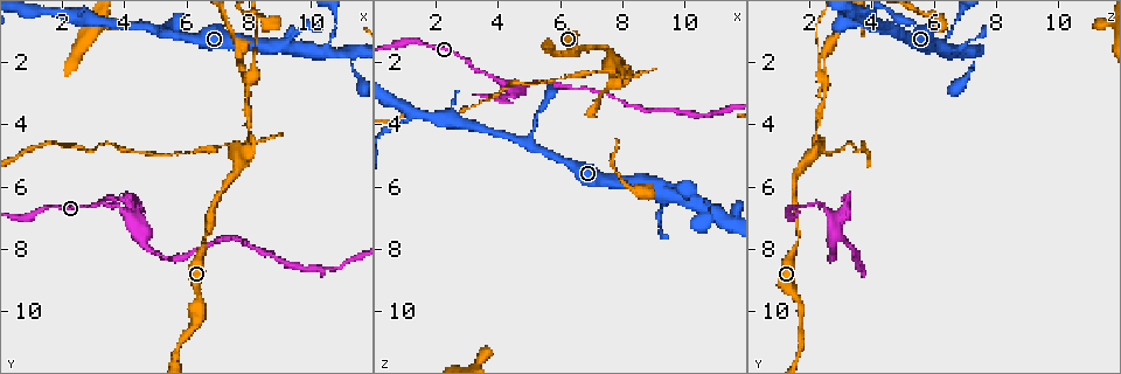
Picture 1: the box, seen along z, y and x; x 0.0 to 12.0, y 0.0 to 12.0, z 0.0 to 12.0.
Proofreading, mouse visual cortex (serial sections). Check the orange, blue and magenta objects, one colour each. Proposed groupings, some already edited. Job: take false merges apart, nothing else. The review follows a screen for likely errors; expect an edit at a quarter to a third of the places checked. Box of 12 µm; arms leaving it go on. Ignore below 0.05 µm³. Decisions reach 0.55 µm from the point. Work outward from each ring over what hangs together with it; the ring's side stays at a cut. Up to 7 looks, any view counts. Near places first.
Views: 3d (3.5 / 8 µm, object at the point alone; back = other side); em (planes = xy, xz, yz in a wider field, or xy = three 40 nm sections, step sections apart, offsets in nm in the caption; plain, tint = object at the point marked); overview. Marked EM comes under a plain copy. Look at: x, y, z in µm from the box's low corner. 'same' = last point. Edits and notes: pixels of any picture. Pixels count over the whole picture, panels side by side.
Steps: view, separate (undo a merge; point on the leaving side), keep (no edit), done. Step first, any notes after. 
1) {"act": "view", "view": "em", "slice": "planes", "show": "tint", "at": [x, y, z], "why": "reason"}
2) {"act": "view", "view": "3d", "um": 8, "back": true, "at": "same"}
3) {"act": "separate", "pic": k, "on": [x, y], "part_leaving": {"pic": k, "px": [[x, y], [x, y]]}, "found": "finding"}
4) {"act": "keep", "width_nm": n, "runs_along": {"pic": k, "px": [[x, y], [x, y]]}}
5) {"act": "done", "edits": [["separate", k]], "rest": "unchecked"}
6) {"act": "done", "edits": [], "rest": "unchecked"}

{"act": "view", "view": "3d", "um": 3.5, "at": [4.3, 7.1, 2.7], "why": "sudden change in width"}

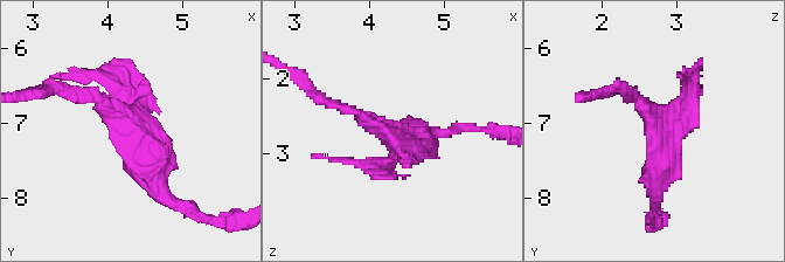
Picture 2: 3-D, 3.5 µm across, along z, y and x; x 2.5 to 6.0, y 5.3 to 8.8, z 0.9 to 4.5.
{"act": "view", "view": "em", "slice": "planes", "show": "tint", "at": [4.35, 7.20, 2.75], "why": "need the tissue"}

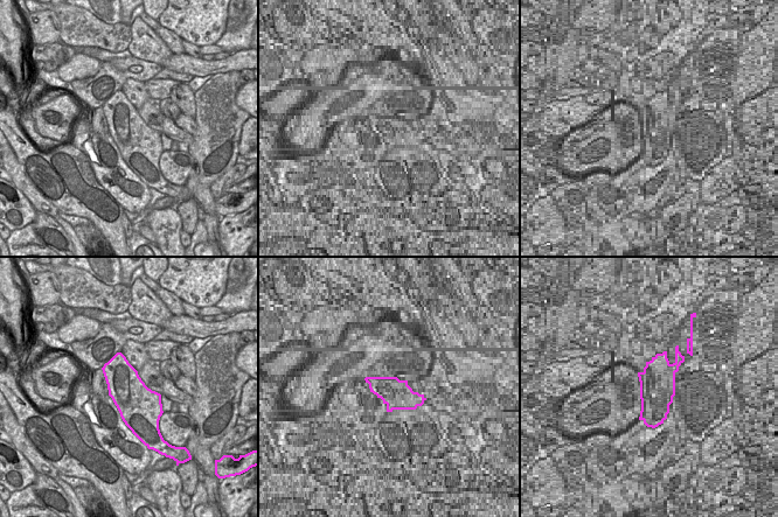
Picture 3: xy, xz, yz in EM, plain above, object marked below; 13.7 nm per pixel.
{"act": "separate", "pic": 2, "on": [694, 71], "part_leaving": {"pic": 2, "px": [[681, 118], [681, 78]]}, "found": "a second cell is stuck on"}

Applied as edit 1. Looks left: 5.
{"act": "view", "view": "overview"}

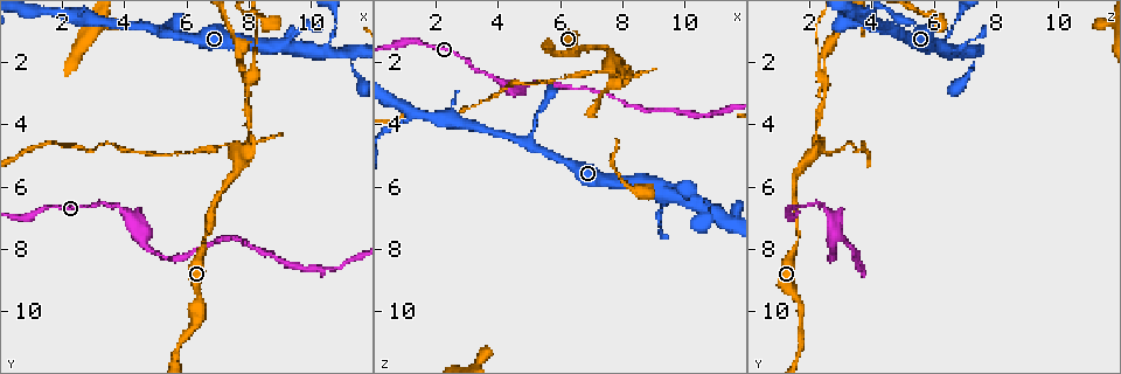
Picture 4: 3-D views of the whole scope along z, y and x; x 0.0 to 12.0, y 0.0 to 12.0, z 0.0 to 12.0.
{"act": "view", "view": "3d", "um": 3.5, "back": true, "at": [7.6, 5.0, 2.2], "why": "narrows sharply"}

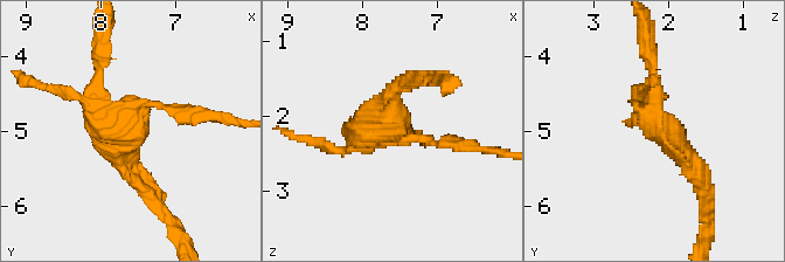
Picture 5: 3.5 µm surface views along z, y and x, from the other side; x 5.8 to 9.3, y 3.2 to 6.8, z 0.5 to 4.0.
{"act": "separate", "pic": 5, "on": [337, 150], "found": "two cells meet here"}

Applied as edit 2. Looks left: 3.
{"act": "view", "view": "overview", "why": "see it whole again"}

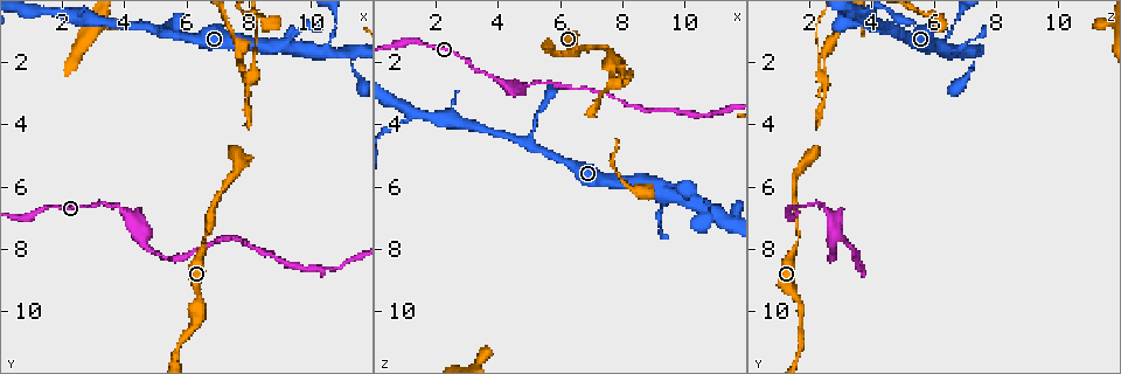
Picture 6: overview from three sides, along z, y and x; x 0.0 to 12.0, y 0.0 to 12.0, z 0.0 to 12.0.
{"act": "view", "view": "3d", "um": 3.5, "at": [10.5, 1.6, 6.7], "why": "two arms in line, one across"}

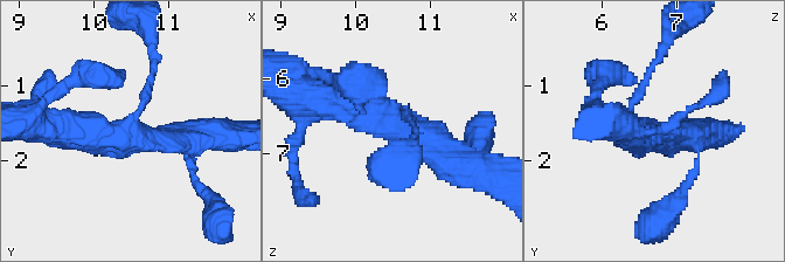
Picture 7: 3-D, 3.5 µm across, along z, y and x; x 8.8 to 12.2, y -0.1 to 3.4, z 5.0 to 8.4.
{"act": "view", "view": "em", "slice": "xy", "step": 5, "show": "tint", "at": [10.50, 1.65, 6.60], "arms": 3, "arm_widths_nm": [150, 300, 450], "why": "shape alone is not enough"}

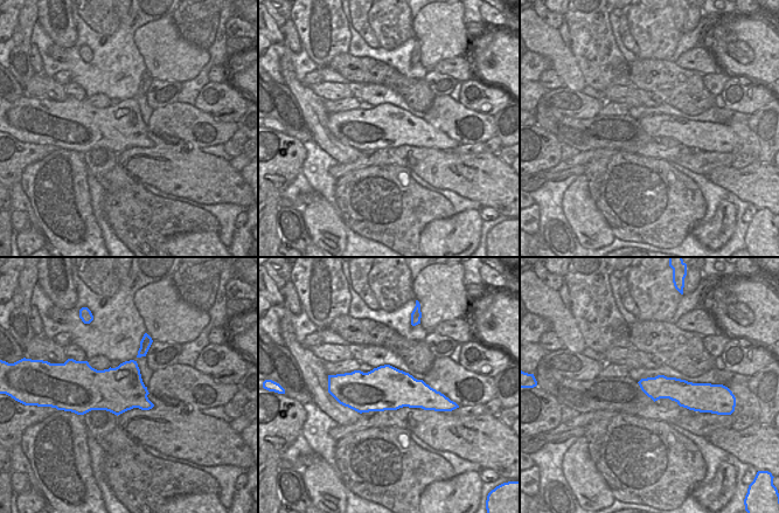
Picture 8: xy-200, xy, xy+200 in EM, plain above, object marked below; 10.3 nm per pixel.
{"act": "keep", "runs_along": {"pic": 7, "px": [[319, 97], [409, 128], [449, 170]]}, "found": "continuous, no second cell"}

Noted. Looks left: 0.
{"act": "done", "edits": [["separate", 2], ["separate", 5]], "rest": "unchecked"}

